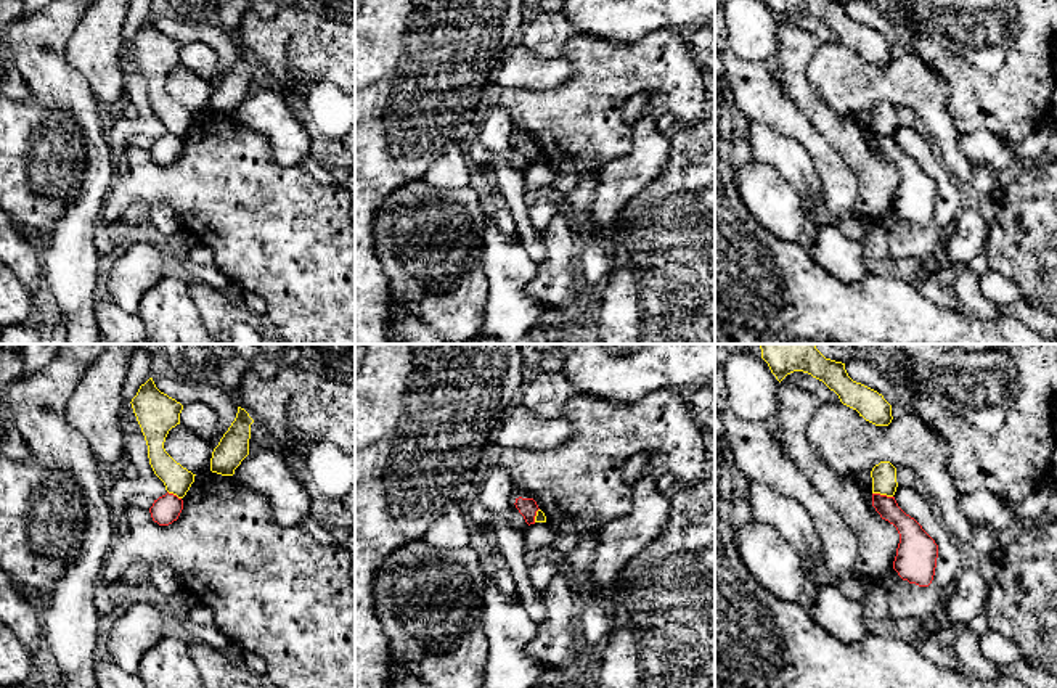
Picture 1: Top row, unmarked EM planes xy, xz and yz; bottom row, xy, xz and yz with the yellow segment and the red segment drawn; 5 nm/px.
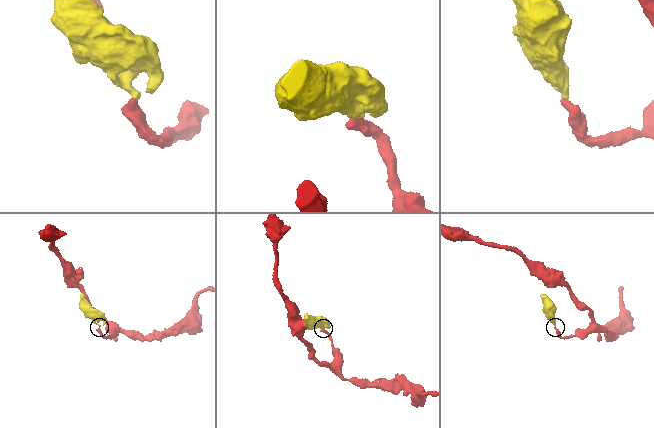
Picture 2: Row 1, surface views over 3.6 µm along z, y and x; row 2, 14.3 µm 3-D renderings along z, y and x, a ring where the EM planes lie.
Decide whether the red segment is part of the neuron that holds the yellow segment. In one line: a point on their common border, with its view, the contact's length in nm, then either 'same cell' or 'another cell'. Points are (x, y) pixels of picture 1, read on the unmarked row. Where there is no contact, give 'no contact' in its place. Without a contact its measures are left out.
meets yellow in yz at (882, 134); contact 110 nm long; another cell

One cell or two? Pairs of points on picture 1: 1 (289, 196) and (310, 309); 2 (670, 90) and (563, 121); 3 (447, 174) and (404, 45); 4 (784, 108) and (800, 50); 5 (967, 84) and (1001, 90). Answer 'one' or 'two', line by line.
1: one
2: one
3: two
4: two
5: one

